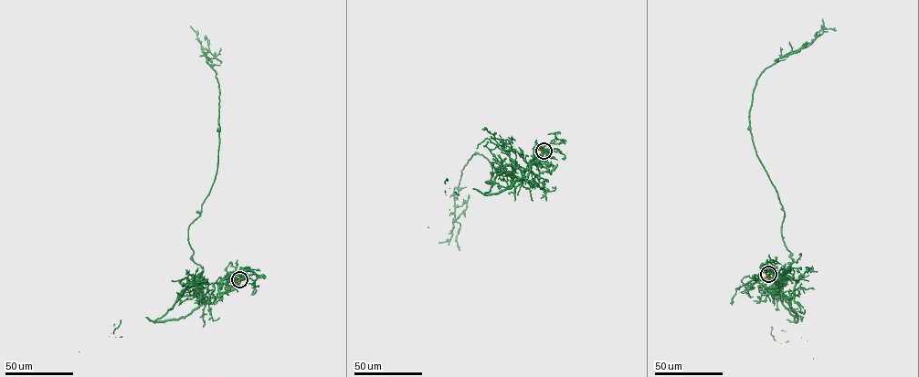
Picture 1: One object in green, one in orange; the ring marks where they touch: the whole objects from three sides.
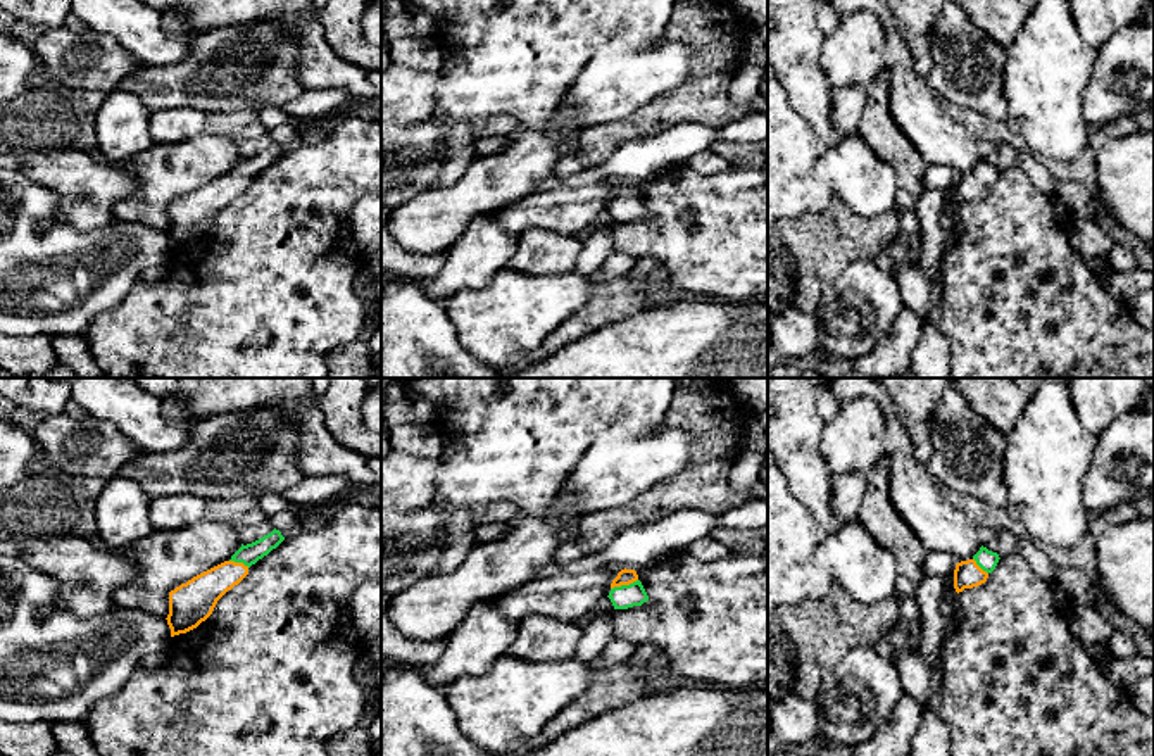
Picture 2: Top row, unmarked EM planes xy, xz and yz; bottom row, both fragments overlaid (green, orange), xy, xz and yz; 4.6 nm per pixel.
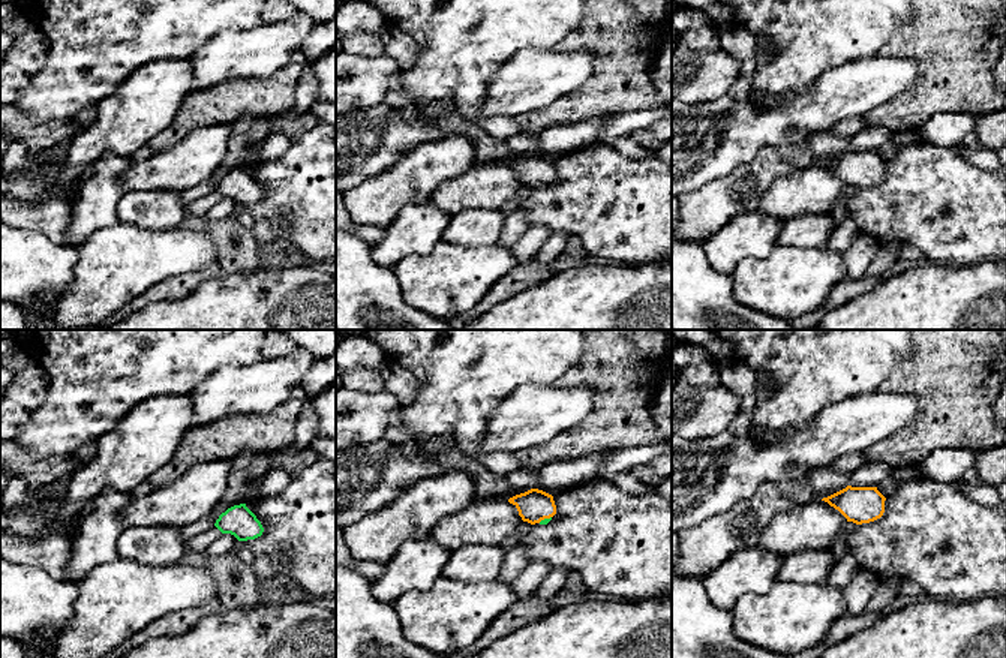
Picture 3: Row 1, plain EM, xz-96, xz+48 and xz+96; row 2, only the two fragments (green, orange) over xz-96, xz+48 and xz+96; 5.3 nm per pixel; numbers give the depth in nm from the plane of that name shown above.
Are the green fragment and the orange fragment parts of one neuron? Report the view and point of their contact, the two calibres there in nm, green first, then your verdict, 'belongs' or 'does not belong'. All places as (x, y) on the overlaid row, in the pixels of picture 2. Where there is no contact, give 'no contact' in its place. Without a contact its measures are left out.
contact xz (623, 585); calibres 110 and 80 nm; belongs

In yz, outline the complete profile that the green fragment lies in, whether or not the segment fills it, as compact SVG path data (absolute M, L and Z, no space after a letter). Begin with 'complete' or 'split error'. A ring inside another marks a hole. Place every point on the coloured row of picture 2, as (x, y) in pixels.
split error; M980 547L980 551L968 561L961 561L954 570L954 589L963 592L964 589L973 589L987 582L988 575L995 570L999 563L999 554Z

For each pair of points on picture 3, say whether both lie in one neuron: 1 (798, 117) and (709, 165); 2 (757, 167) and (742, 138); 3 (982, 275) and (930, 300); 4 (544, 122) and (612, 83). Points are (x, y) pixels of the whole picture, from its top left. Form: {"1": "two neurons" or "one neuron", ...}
{"1": "one neuron", "2": "two neurons", "3": "one neuron", "4": "one neuron"}

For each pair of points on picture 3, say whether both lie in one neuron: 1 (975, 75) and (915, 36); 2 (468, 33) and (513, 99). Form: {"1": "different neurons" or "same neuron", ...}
{"1": "same neuron", "2": "different neurons"}

